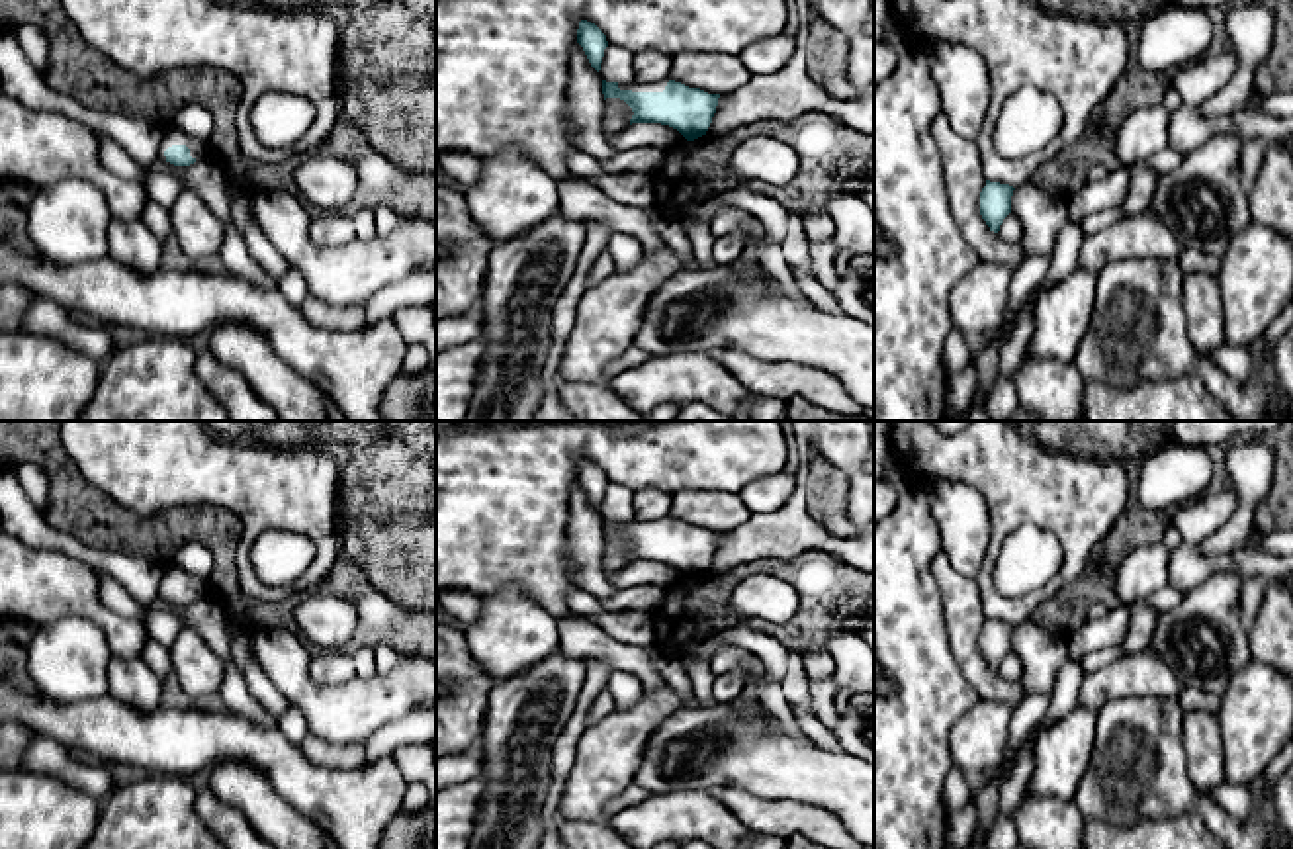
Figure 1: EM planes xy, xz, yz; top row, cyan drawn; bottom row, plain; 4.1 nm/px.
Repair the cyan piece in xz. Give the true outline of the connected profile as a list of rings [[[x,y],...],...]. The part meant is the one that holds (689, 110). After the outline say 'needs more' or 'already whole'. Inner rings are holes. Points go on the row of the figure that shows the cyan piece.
[[[671,78],[642,84],[628,82],[626,90],[618,82],[602,80],[602,94],[606,98],[624,100],[634,115],[632,123],[661,123],[677,129],[687,141],[706,135],[716,113],[720,94],[708,94],[700,88],[689,88]]] | needs more

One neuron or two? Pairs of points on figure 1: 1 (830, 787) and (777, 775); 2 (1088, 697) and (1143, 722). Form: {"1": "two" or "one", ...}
{"1": "one", "2": "two"}

